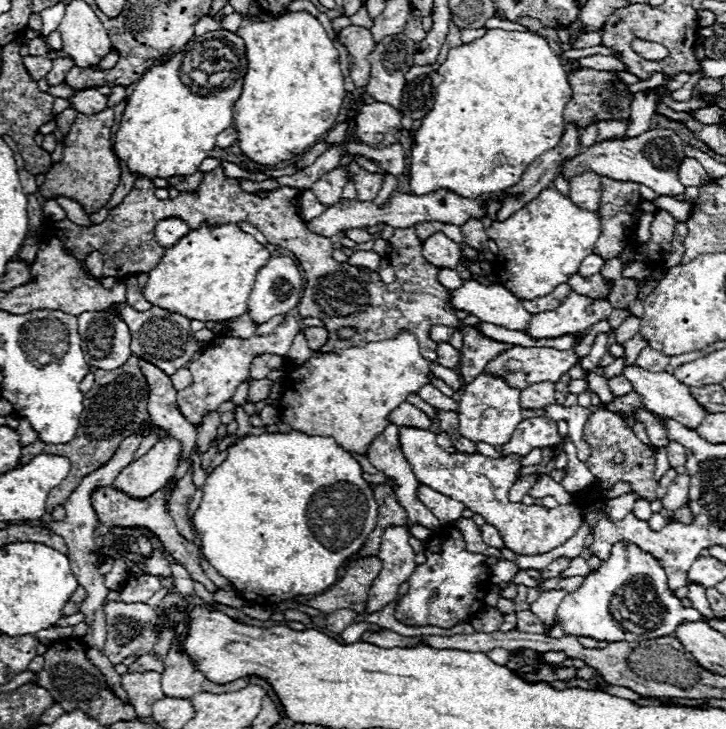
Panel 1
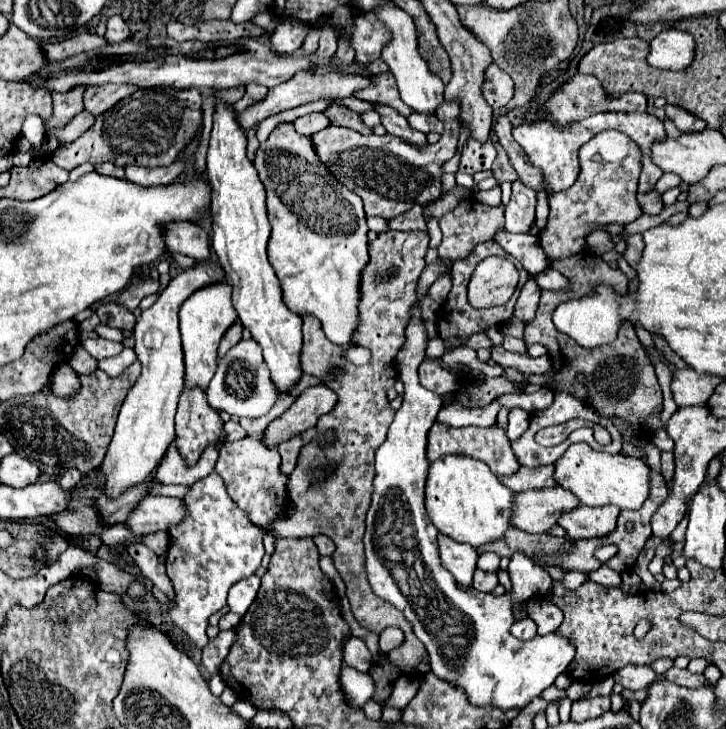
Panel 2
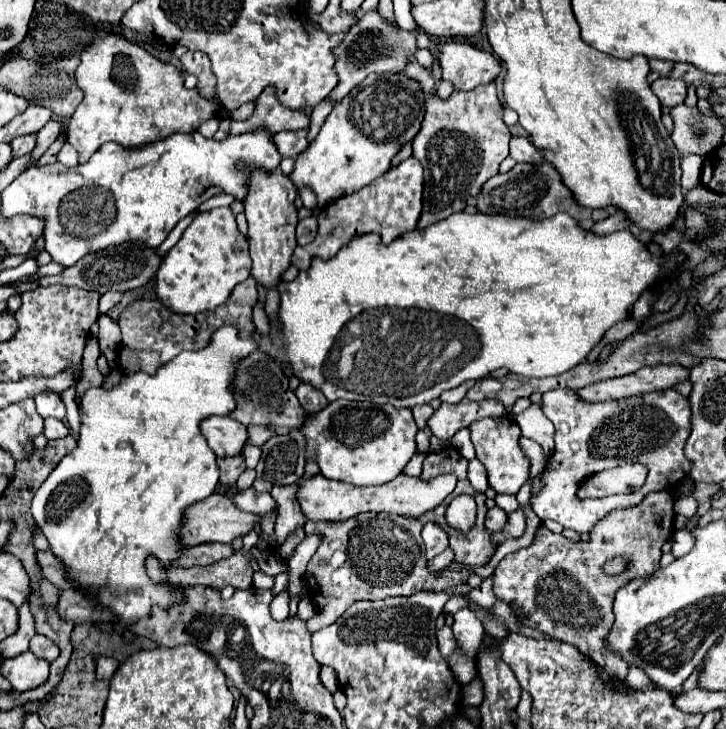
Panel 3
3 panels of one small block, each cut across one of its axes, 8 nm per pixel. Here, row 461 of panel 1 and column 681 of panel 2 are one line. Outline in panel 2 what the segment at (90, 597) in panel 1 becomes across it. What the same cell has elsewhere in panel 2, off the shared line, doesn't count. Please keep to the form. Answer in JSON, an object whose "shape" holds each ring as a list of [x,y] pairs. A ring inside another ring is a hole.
{"shape":[[[666,104],[666,116],[676,124],[676,128],[680,132],[702,132],[706,128],[704,120],[692,116],[690,112],[678,108],[678,106],[672,106],[672,104]]]}

